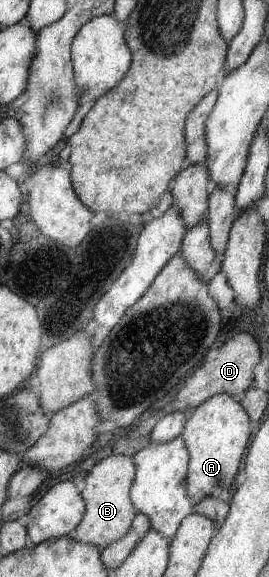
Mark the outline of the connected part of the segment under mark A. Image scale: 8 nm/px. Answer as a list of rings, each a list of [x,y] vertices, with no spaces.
[[[229,394],[214,395],[189,414],[180,436],[189,452],[186,490],[192,504],[196,506],[207,496],[218,498],[223,491],[229,491],[252,440],[249,413],[239,399],[233,399]]]

